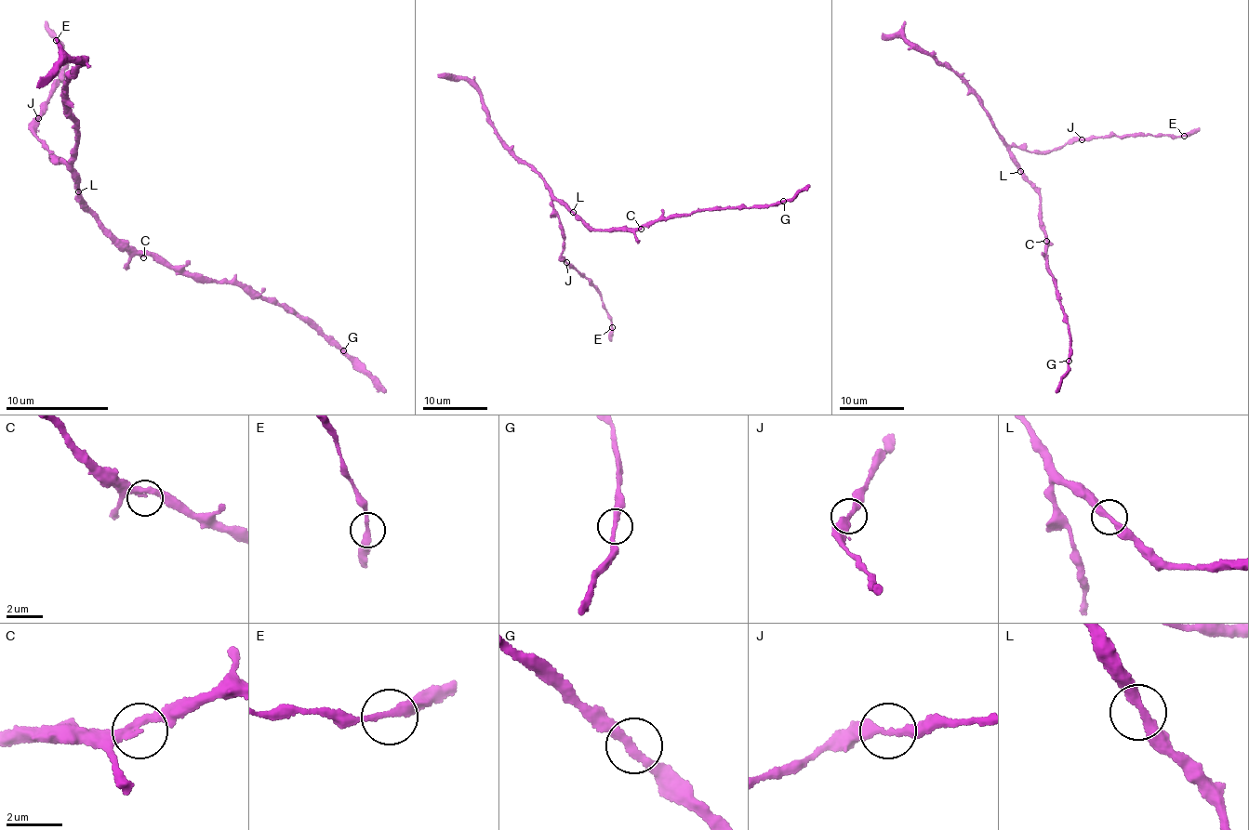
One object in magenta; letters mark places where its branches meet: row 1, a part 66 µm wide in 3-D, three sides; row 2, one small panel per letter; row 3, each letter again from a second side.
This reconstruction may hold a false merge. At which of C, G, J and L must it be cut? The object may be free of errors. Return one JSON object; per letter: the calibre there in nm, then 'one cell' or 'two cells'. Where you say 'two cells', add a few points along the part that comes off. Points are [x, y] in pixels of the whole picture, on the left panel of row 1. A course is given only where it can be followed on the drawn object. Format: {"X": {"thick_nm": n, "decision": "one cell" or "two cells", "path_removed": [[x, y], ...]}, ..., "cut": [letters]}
{"C": {"thick_nm": 280, "decision": "one cell"}, "G": {"thick_nm": 280, "decision": "one cell"}, "J": {"thick_nm": 280, "decision": "one cell"}, "L": {"thick_nm": 320, "decision": "one cell"}, "cut": []}

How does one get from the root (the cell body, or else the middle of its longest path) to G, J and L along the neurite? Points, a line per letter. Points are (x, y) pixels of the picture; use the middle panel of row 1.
G: (586, 223), (593, 229), (607, 231), (636, 229), (677, 214), (690, 214), (710, 208), (762, 208), (783, 201)
J: (586, 223), (558, 200), (553, 201), (552, 212), (560, 220), (564, 238), (562, 259), (566, 262)
L: (586, 223), (573, 212)

